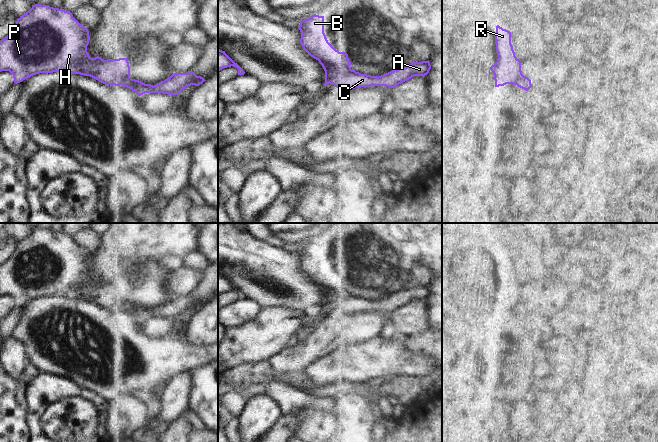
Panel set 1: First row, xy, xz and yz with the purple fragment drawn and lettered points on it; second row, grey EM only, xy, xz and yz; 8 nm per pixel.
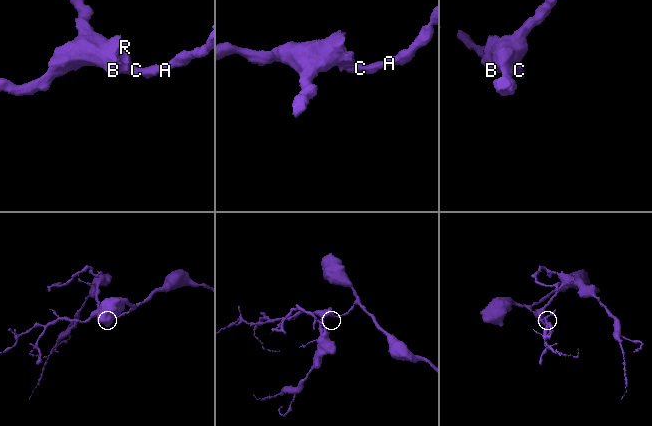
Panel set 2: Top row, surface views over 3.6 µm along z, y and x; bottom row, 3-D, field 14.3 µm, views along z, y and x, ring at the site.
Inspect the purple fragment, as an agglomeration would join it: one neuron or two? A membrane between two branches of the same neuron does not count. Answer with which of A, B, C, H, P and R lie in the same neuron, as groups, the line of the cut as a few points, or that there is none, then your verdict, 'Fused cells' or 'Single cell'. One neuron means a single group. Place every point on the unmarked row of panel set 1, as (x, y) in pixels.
Groups: A C / B H P R. Split along xz (352, 294), (346, 298), (339, 298), (331, 307). Fused cells

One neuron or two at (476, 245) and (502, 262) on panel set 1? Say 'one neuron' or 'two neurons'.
one neuron

